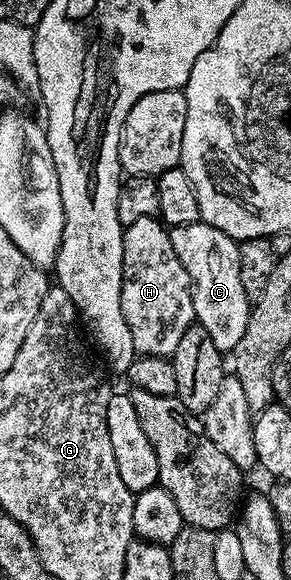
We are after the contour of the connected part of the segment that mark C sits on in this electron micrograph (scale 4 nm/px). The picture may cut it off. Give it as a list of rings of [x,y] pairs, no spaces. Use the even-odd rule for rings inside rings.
[[[203,222],[178,226],[169,231],[168,237],[174,246],[174,254],[178,254],[182,266],[186,266],[186,274],[190,274],[192,279],[195,323],[203,328],[204,333],[210,338],[210,342],[214,342],[214,346],[218,346],[220,353],[232,353],[238,346],[242,334],[246,332],[246,322],[250,311],[250,297],[244,292],[240,274],[240,244],[222,230]]]

